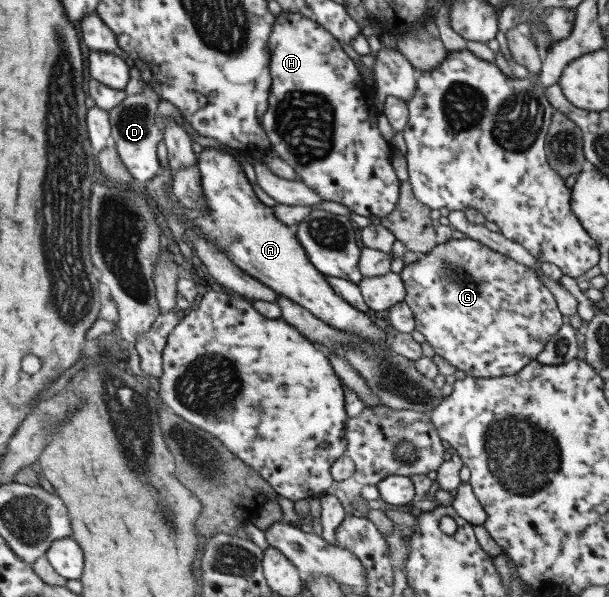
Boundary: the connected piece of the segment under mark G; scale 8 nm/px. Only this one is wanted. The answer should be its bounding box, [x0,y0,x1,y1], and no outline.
[398,238,563,378]

